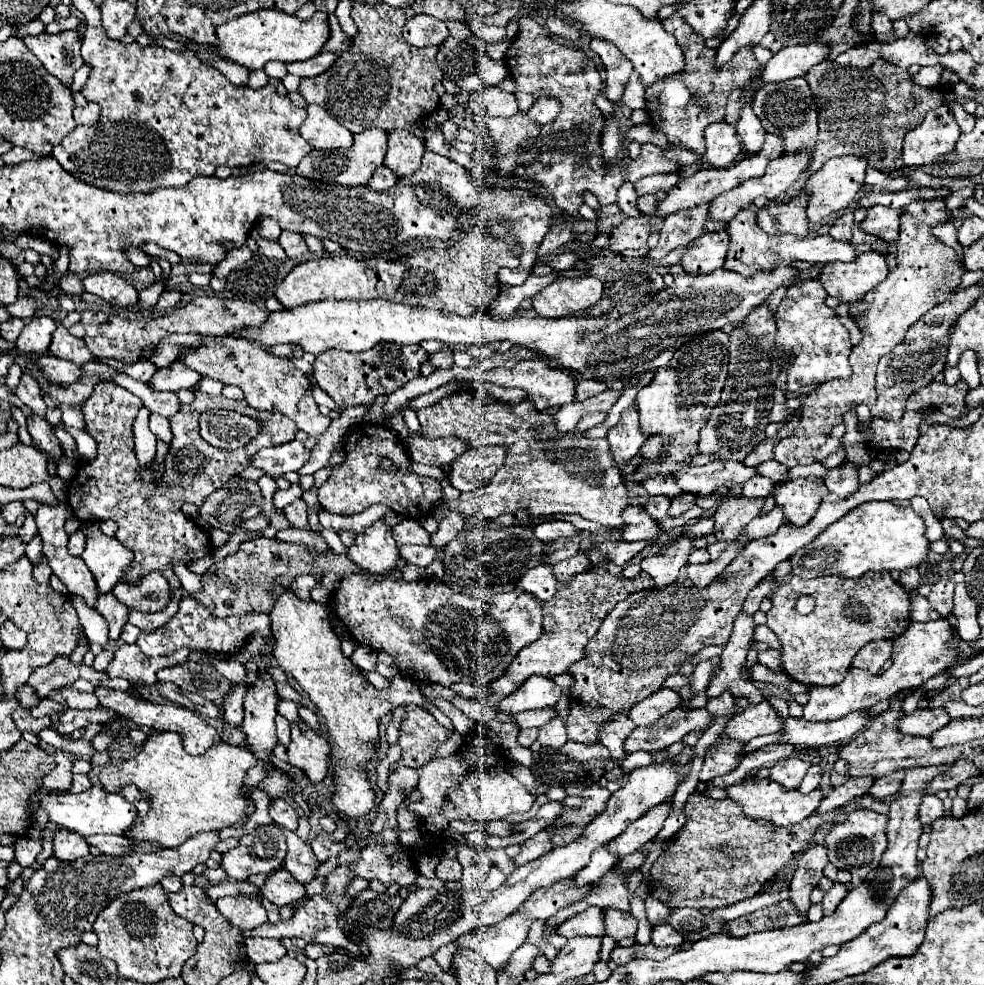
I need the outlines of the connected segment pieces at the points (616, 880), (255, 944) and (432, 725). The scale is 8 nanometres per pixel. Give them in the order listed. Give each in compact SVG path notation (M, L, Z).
M610 870L604 878L600 878L598 882L592 884L588 898L572 904L572 906L566 906L564 910L560 910L560 914L556 914L556 918L550 918L546 922L546 934L556 930L556 922L564 922L564 918L584 910L586 906L600 906L600 908L612 906L616 910L630 914L630 894L628 894L626 886L628 886L628 880L624 876L620 876L616 870Z
M246 938L246 952L252 962L276 962L282 956L286 956L286 948L282 946L280 940L270 940L270 938Z
M406 704L402 708L406 712L398 736L402 756L392 764L392 770L400 766L420 768L428 764L430 760L434 760L436 748L450 736L450 730L440 726L430 712L412 704Z

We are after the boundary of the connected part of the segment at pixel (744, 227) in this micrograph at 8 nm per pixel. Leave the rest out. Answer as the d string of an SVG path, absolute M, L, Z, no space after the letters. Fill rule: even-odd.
M740 210L730 222L728 222L728 236L730 236L730 250L724 262L726 270L738 272L742 276L752 276L756 270L770 272L780 266L790 266L794 260L810 260L810 262L850 262L850 258L856 256L856 250L850 242L836 242L832 236L794 236L794 234L766 234L756 224L756 212L754 210Z

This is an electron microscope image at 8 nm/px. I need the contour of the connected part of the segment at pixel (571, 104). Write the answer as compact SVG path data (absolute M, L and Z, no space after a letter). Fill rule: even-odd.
M524 16L518 20L518 34L510 44L504 62L516 82L514 94L516 100L522 100L522 108L510 118L484 116L484 128L494 140L494 162L488 166L488 170L494 170L500 176L532 180L544 186L552 194L564 218L576 216L580 220L578 208L584 204L584 192L592 192L600 204L616 204L618 188L625 183L625 176L621 174L623 169L627 171L629 182L653 174L680 172L680 164L676 160L664 158L664 152L648 142L642 144L641 153L635 160L615 161L608 175L600 146L604 118L594 104L594 98L602 88L600 72L582 50L556 44L552 34L546 32L546 28L534 18ZM542 96L556 98L560 102L558 116L548 124L536 124L528 118L528 110L536 98Z

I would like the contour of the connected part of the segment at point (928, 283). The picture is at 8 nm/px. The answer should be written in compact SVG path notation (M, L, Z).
M916 200L906 206L906 212L900 220L900 238L896 240L896 270L890 272L888 278L872 288L862 300L850 302L848 316L862 332L862 340L852 348L850 354L850 378L826 382L802 400L802 406L798 410L802 420L790 438L782 438L778 442L774 448L774 460L788 468L794 468L798 464L814 464L816 454L828 440L830 430L842 422L842 414L854 406L872 406L876 402L874 376L878 360L890 354L892 348L904 340L906 330L930 308L944 302L962 280L964 266L956 250L932 236L932 228L946 220L950 220L950 216L944 208L944 200Z

